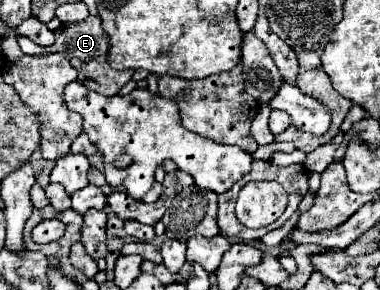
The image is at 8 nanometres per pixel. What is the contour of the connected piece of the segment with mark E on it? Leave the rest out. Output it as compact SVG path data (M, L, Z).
M88 16L86 20L74 22L74 24L62 24L54 34L56 34L56 42L50 48L42 48L34 42L28 42L28 38L18 38L18 44L20 44L22 52L28 56L42 56L42 54L48 53L66 54L70 64L78 70L78 80L86 88L90 88L98 94L104 94L104 96L118 94L118 90L126 82L132 80L132 74L134 74L132 70L116 72L110 68L110 64L108 64L108 40L106 40L106 32L102 30L102 22L98 16Z

